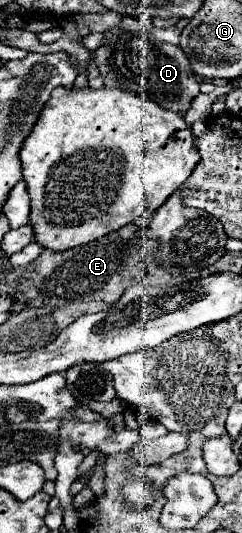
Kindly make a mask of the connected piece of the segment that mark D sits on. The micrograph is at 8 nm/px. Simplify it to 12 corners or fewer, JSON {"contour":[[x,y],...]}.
{"contour":[[124,17],[94,61],[106,87],[184,115],[200,93],[184,51]]}

